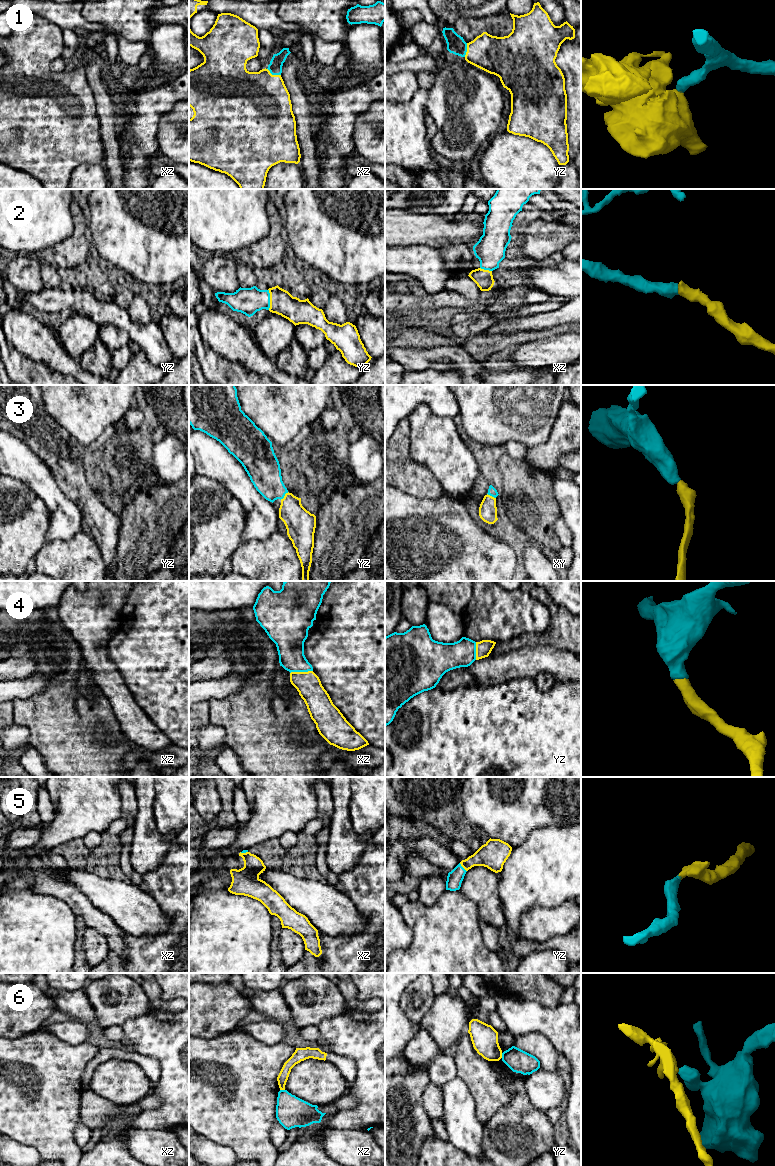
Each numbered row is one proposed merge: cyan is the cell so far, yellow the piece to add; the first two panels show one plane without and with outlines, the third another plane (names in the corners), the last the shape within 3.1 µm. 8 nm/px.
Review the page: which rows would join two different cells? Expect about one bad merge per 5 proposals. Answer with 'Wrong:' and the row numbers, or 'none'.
Wrong: 6

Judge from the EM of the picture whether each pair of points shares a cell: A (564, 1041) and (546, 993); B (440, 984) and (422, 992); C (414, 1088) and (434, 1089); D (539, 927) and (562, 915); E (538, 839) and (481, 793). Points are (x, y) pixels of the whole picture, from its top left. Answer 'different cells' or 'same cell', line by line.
A: different cells
B: different cells
C: different cells
D: same cell
E: different cells

